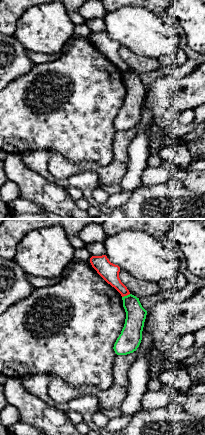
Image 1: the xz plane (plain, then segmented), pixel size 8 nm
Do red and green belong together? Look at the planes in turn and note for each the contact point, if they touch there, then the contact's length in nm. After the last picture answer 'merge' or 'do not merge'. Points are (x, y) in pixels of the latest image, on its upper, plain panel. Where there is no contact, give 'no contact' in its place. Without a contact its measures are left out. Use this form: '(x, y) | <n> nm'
(125, 71) | 70 nm

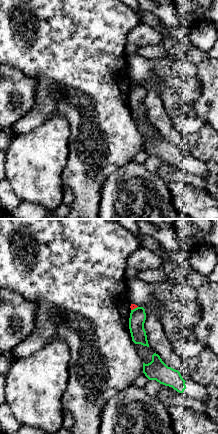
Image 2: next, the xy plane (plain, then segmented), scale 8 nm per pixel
(134, 84) | 70 nm

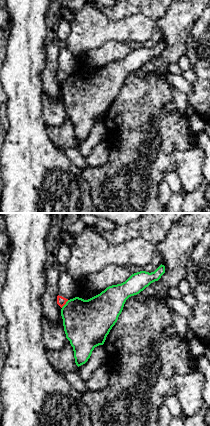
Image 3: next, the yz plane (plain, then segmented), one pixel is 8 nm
(64, 80) | 90 nm

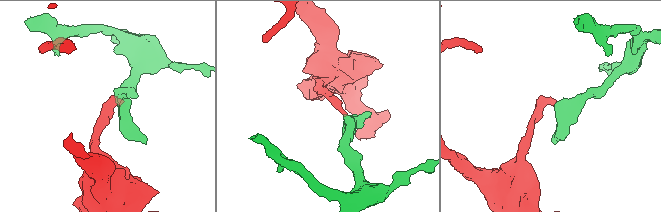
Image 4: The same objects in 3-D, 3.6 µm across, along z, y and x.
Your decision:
do not merge

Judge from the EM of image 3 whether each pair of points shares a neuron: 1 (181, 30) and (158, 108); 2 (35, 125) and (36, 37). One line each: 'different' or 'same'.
1: same
2: same

